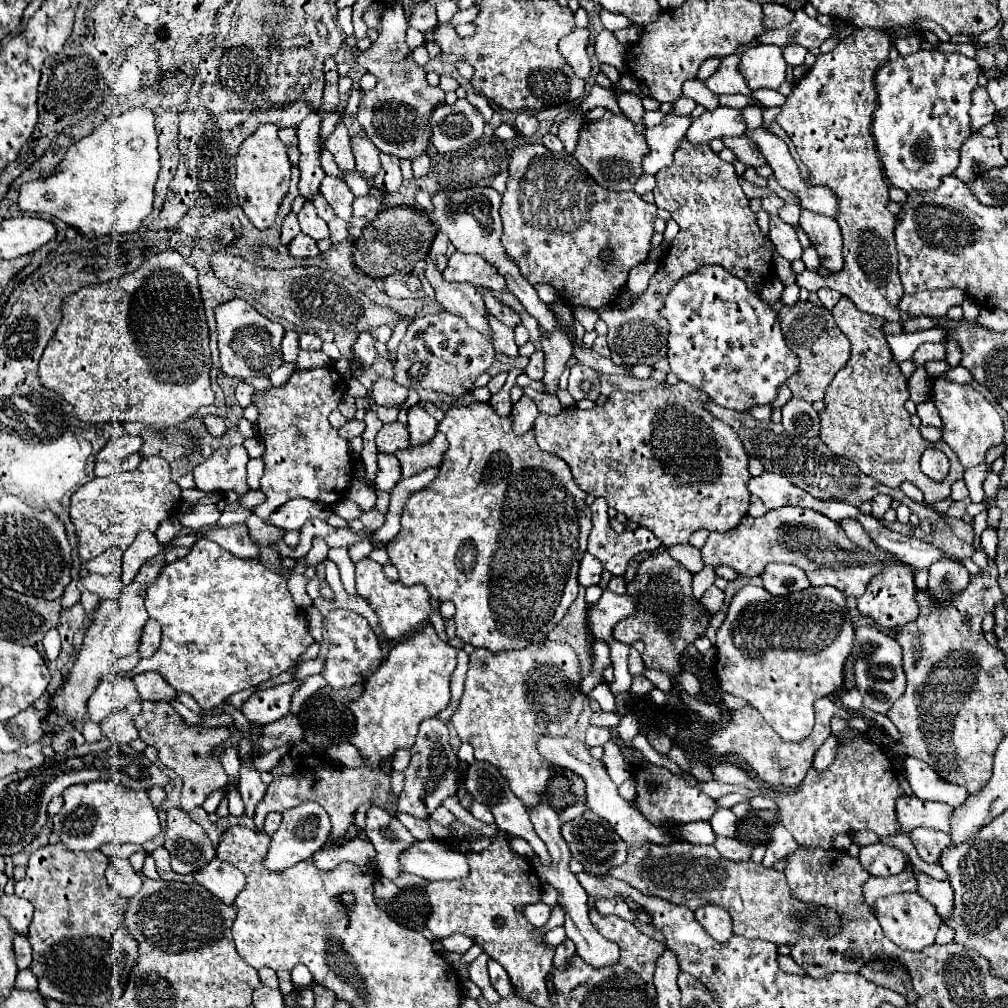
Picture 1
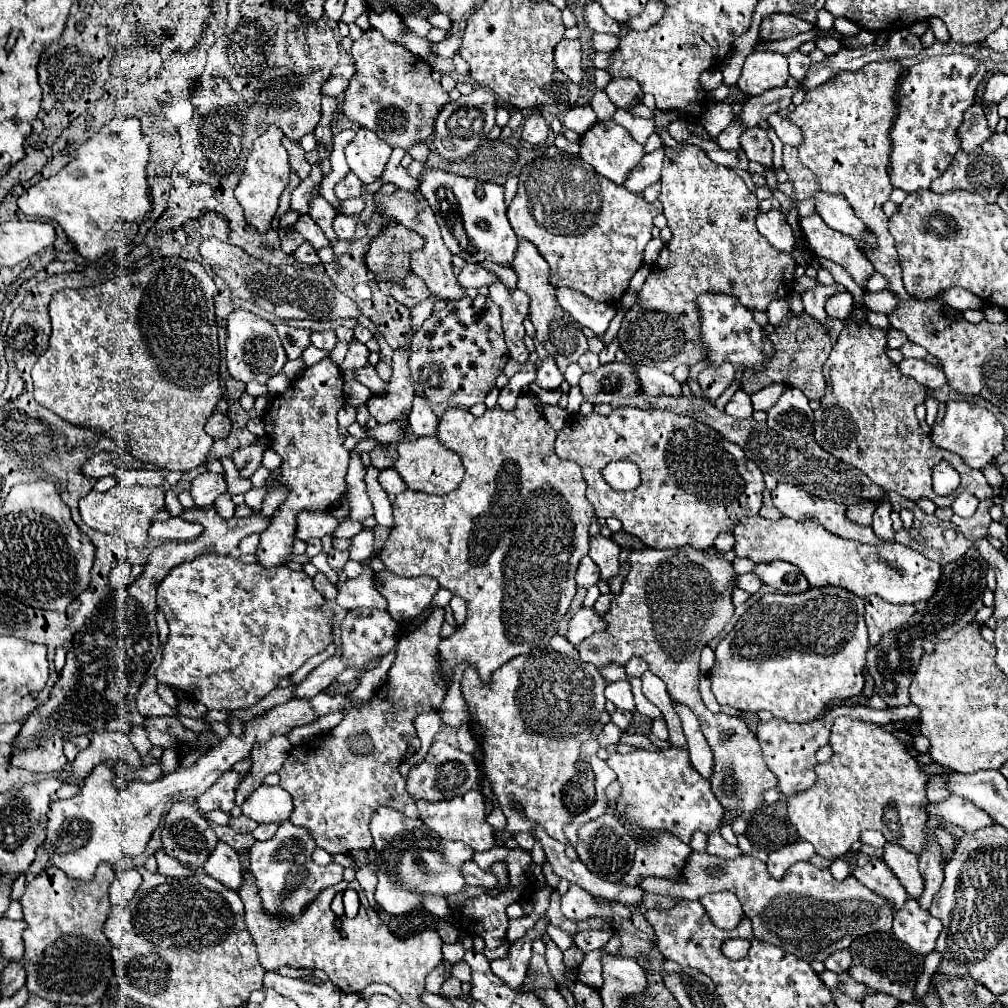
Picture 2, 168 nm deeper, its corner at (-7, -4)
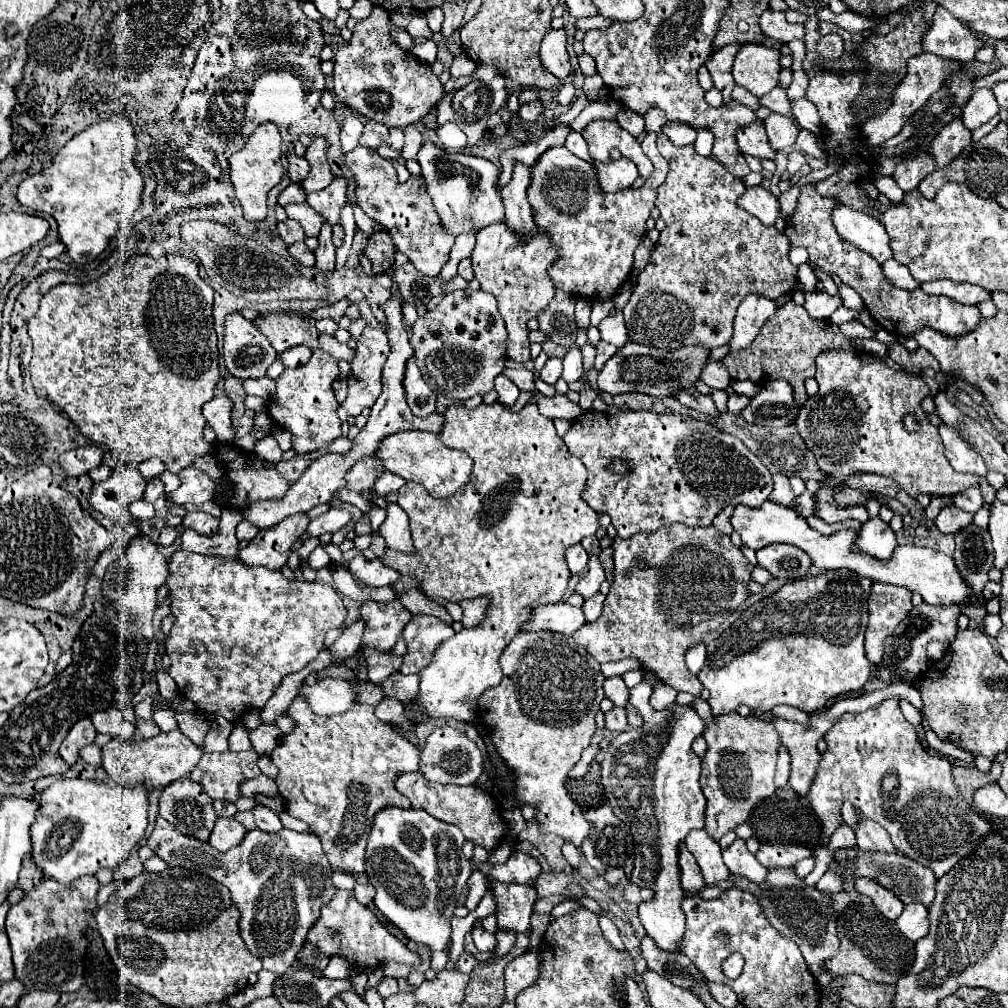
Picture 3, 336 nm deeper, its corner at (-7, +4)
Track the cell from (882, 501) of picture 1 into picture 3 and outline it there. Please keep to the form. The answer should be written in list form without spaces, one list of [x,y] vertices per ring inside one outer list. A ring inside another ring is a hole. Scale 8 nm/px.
[[[873,517],[863,523],[861,531],[857,533],[855,551],[863,551],[877,559],[889,559],[893,549],[897,547],[895,533],[889,523],[885,523],[881,517]]]

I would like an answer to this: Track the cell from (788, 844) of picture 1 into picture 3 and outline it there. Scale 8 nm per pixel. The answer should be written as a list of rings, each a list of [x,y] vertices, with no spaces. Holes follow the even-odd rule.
[[[765,843],[761,845],[761,849],[757,851],[757,861],[763,867],[793,867],[799,859],[805,859],[813,855],[813,849],[805,847],[805,845],[771,845]]]

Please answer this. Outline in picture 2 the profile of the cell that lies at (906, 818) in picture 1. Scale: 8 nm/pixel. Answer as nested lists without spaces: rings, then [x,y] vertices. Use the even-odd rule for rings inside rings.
[[[949,797],[943,803],[937,805],[927,805],[927,815],[937,815],[939,823],[945,827],[959,827],[965,833],[973,833],[981,827],[989,827],[995,821],[991,819],[991,815],[987,815],[983,809],[975,807],[975,803],[971,803],[969,799],[963,797]]]

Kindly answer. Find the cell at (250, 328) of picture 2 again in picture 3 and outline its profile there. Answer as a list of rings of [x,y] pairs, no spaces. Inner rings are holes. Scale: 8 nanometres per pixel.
[[[231,313],[225,319],[223,361],[231,375],[241,379],[265,377],[267,367],[277,359],[271,341],[241,313]]]

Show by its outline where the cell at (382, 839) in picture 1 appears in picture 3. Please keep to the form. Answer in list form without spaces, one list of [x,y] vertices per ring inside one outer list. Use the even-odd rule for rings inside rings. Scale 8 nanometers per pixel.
[[[395,805],[383,807],[375,815],[369,833],[365,871],[369,883],[377,889],[375,905],[411,941],[431,947],[431,967],[435,971],[441,971],[449,961],[449,923],[455,901],[473,873],[469,859],[461,851],[463,841],[459,827],[443,823],[423,809],[399,809]]]

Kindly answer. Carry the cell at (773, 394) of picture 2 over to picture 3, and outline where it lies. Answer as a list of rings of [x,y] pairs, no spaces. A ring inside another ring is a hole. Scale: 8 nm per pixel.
[[[733,381],[731,389],[735,389],[735,393],[739,393],[739,395],[747,395],[747,397],[755,397],[759,393],[759,385],[751,383],[751,381]]]

